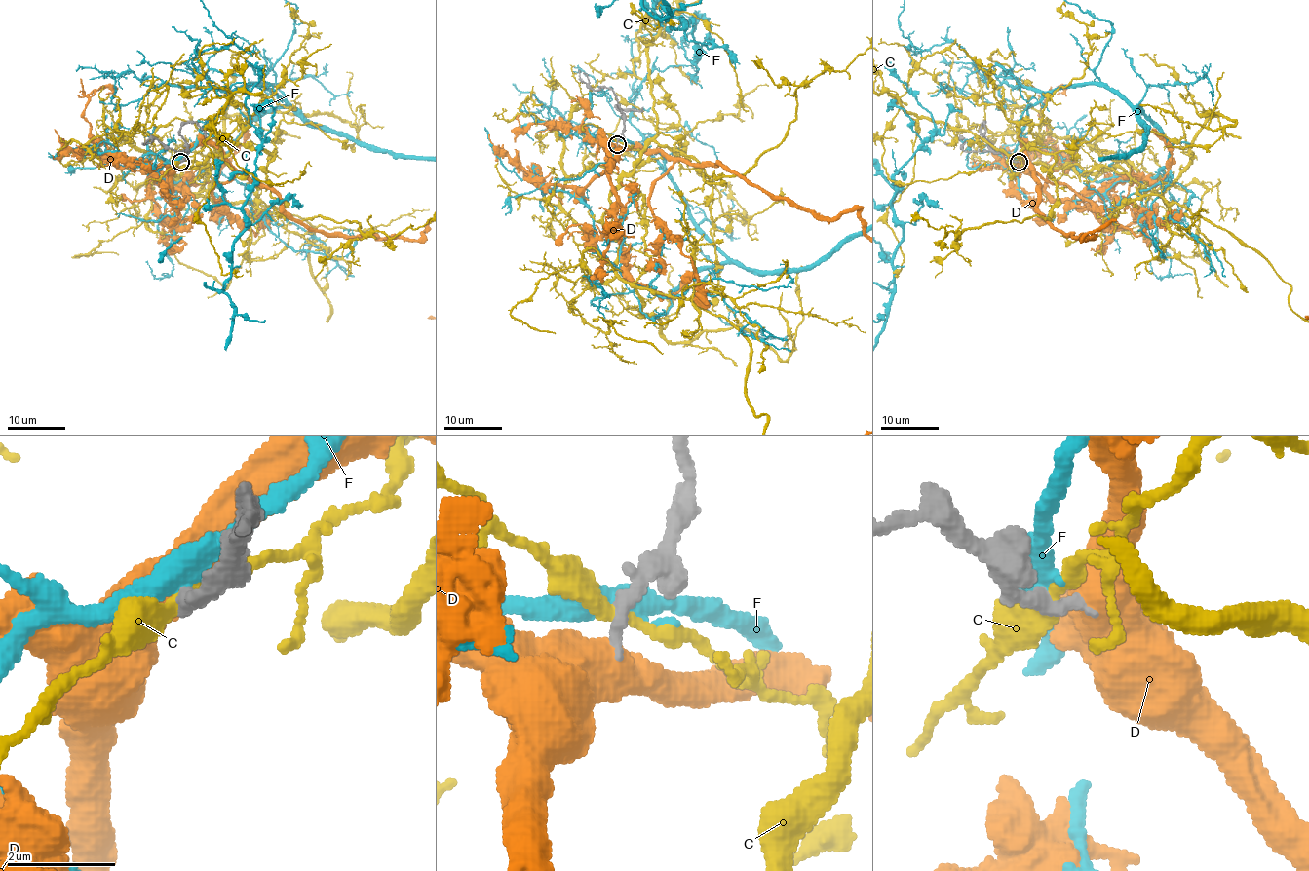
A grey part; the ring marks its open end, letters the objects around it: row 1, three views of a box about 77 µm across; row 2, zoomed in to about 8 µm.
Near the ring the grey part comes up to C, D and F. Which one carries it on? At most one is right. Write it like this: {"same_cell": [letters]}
{"same_cell": []}

